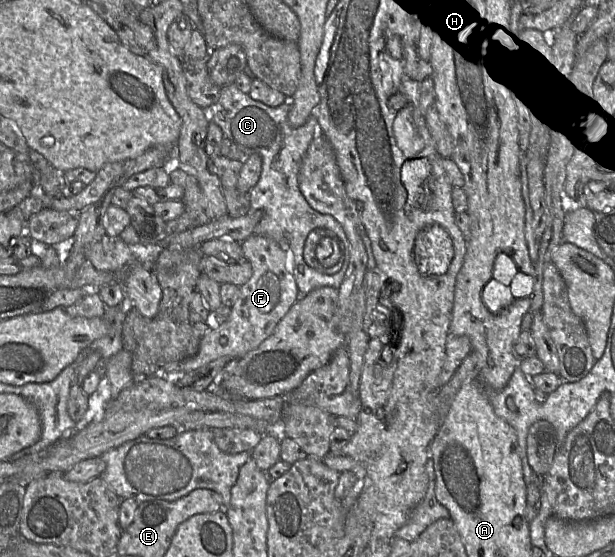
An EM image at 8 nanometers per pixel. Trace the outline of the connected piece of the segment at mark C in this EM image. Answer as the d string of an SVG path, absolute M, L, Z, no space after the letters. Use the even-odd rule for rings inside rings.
M231 83L221 87L217 102L203 109L209 121L215 122L222 129L224 137L232 140L245 156L261 156L261 174L249 191L250 209L262 210L264 213L254 228L254 234L288 243L292 252L291 268L301 297L317 288L338 289L341 286L350 261L350 244L342 225L332 215L313 209L300 191L298 173L309 144L319 132L318 121L314 113L302 126L291 127L288 122L290 108L290 101L270 107L254 100L249 93L242 92L235 83ZM316 228L333 231L344 243L344 262L337 273L320 273L304 260L305 240L309 232Z

